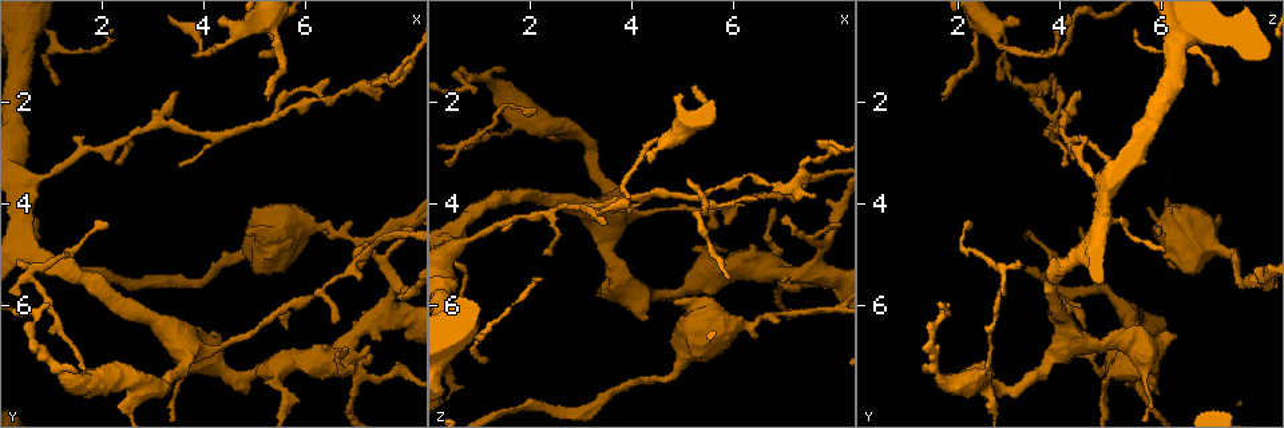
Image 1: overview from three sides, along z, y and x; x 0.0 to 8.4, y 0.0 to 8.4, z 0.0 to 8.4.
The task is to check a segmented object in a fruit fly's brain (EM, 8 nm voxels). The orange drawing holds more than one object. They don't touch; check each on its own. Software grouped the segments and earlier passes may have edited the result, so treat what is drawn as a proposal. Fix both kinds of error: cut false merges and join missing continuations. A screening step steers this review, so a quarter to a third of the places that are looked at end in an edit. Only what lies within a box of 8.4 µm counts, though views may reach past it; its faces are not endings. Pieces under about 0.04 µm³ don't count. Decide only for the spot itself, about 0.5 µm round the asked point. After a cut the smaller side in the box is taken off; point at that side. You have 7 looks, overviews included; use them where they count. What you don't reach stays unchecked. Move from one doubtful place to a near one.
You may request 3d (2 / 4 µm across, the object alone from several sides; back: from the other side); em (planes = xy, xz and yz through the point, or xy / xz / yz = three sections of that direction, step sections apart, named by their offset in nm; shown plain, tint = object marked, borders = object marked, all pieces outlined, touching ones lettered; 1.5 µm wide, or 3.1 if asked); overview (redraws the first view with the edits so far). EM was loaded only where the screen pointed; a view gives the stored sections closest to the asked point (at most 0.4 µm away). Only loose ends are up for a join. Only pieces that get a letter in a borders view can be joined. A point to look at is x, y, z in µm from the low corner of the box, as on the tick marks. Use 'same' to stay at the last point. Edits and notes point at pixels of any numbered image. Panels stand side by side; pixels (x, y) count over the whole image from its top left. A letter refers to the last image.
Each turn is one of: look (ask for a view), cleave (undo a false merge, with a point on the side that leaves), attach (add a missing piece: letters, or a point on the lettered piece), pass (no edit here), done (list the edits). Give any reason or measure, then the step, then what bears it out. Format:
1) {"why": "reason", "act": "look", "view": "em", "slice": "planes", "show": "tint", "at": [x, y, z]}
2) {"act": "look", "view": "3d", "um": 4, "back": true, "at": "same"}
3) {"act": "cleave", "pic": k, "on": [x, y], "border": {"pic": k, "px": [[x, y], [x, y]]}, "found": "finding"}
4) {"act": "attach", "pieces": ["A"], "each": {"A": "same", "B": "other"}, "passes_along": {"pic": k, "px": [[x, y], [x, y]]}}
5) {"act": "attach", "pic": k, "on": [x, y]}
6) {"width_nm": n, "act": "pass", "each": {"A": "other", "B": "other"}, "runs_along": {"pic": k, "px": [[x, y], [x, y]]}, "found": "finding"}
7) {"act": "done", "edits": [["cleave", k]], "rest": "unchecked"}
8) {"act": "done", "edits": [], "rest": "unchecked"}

{"why": "branch stops here", "act": "look", "view": "3d", "um": 4, "at": [3.50, 1.80, 4.40]}

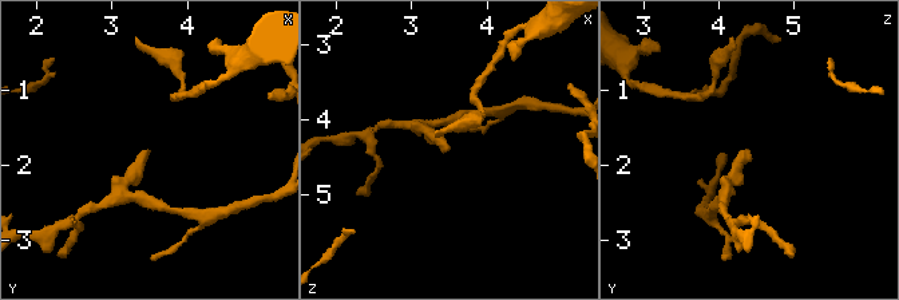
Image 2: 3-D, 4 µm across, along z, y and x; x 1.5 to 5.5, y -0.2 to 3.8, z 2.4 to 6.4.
{"act": "look", "view": "em", "slice": "planes", "show": "borders", "at": [3.45, 1.85, 4.40]}

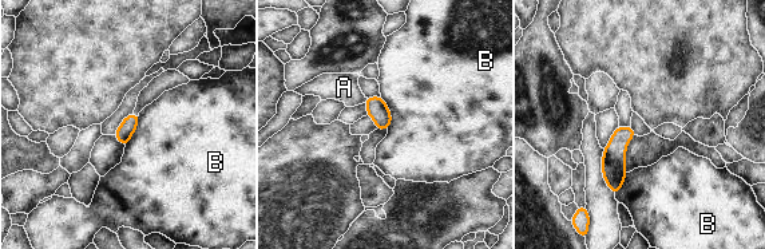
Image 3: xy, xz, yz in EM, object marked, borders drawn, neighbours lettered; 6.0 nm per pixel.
{"longest_contact_nm": ["B", 200], "act": "pass", "each": {"A": "other", "B": "other"}, "border": {"pic": 3, "px": [[380, 97], [391, 114], [388, 129]]}, "found": "no lettered piece goes on from it"}

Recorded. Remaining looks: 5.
{"why": "stops while still wide", "act": "look", "view": "3d", "um": 4, "at": [4.25, 6.65, 6.30]}

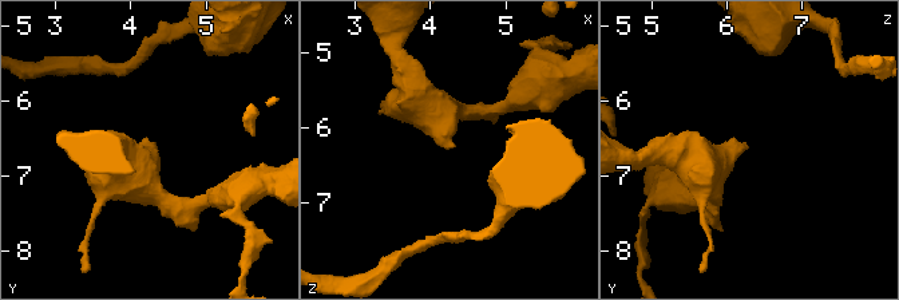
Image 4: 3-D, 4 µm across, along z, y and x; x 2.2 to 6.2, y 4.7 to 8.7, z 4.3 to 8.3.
{"why": "shape alone is not enough", "act": "look", "view": "em", "slice": "planes", "show": "tint", "at": [4.25, 6.60, 6.30]}

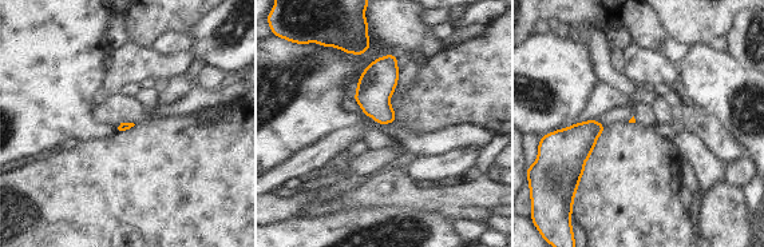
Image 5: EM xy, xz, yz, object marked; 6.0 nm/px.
{"why": "what lies round it", "act": "look", "view": "em", "slice": "planes", "show": "borders", "at": "same"}

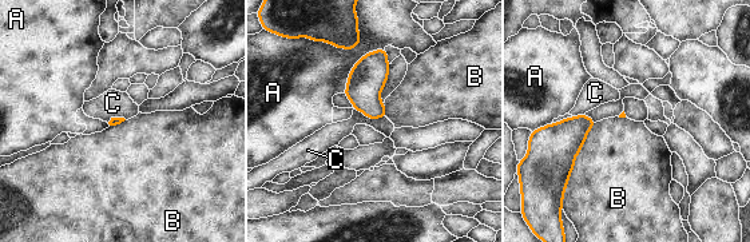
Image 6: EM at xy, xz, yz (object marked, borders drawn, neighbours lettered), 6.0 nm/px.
{"act": "pass", "each": {"A": "other", "B": "other", "C": "other"}, "border": {"pic": 6, "px": [[353, 108], [368, 118], [385, 116]]}, "found": "none of them fits"}

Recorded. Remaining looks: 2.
{"act": "done", "edits": [], "rest": "unchecked"}

